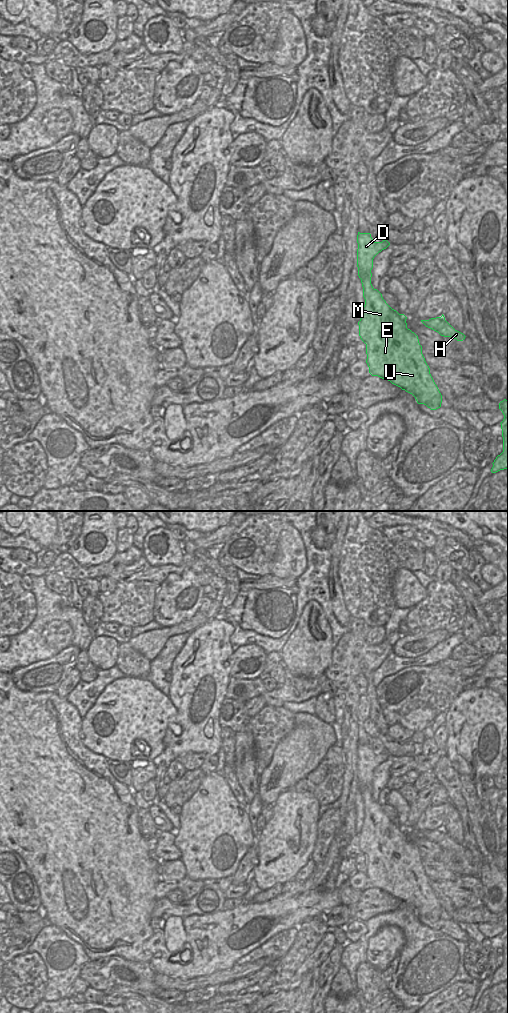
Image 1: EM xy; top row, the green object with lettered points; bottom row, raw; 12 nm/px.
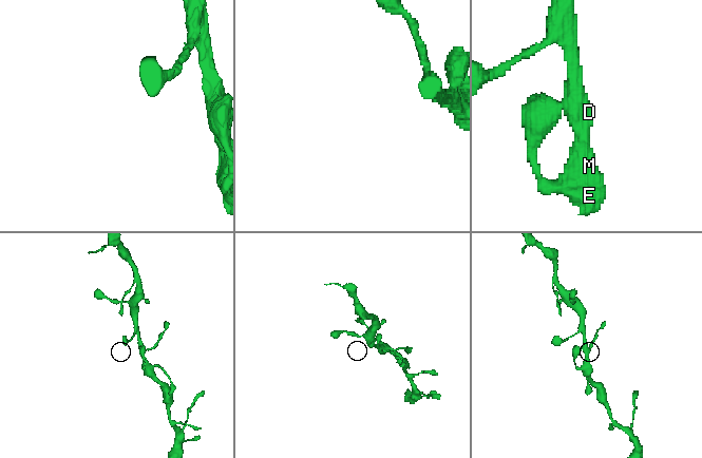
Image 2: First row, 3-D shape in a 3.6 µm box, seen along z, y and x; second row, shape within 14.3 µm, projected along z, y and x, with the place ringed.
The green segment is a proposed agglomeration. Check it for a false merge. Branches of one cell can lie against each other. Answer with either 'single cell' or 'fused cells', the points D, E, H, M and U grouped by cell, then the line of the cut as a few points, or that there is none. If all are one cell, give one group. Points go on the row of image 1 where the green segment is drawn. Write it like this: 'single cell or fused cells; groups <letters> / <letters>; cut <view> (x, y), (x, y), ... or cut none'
single cell; groups D E H M U; cut none

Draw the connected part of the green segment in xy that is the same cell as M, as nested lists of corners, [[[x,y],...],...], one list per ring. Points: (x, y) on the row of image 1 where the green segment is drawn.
[[[360,232],[357,235],[357,243],[358,276],[361,279],[365,299],[362,317],[358,322],[359,336],[366,344],[366,363],[369,373],[388,380],[412,394],[418,404],[424,404],[431,410],[436,410],[441,407],[442,395],[430,374],[418,336],[407,328],[407,317],[392,309],[383,299],[382,294],[371,284],[373,259],[390,243],[386,239],[382,242],[375,242],[370,233]]]

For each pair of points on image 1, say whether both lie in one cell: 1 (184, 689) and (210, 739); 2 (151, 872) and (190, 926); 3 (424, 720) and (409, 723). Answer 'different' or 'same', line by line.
1: same
2: different
3: same

